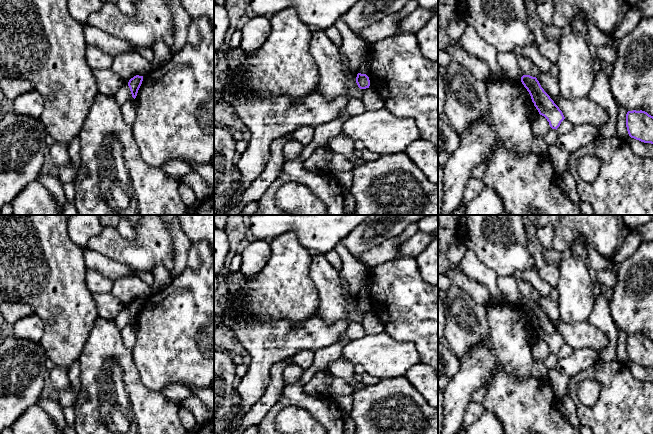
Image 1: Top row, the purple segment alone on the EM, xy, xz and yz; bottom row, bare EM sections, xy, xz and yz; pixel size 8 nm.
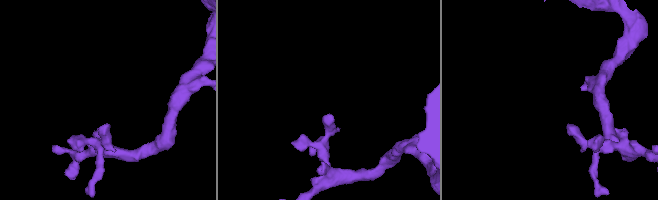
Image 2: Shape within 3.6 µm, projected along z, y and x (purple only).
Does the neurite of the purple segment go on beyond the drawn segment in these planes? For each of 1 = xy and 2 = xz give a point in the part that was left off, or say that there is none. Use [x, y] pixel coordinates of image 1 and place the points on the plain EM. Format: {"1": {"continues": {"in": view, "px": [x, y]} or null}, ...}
{"1": {"continues": null}, "2": {"continues": null}}

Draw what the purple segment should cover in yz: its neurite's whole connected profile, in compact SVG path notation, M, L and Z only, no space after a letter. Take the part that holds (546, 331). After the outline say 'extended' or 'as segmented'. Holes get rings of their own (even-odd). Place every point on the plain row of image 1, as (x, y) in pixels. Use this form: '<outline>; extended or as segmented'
M523 299L521 306L529 316L539 338L547 343L552 353L557 354L561 346L565 343L562 335L544 315L536 301Z; as segmented

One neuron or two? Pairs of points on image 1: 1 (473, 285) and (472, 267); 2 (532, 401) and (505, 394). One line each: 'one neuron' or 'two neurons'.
1: two neurons
2: one neuron

